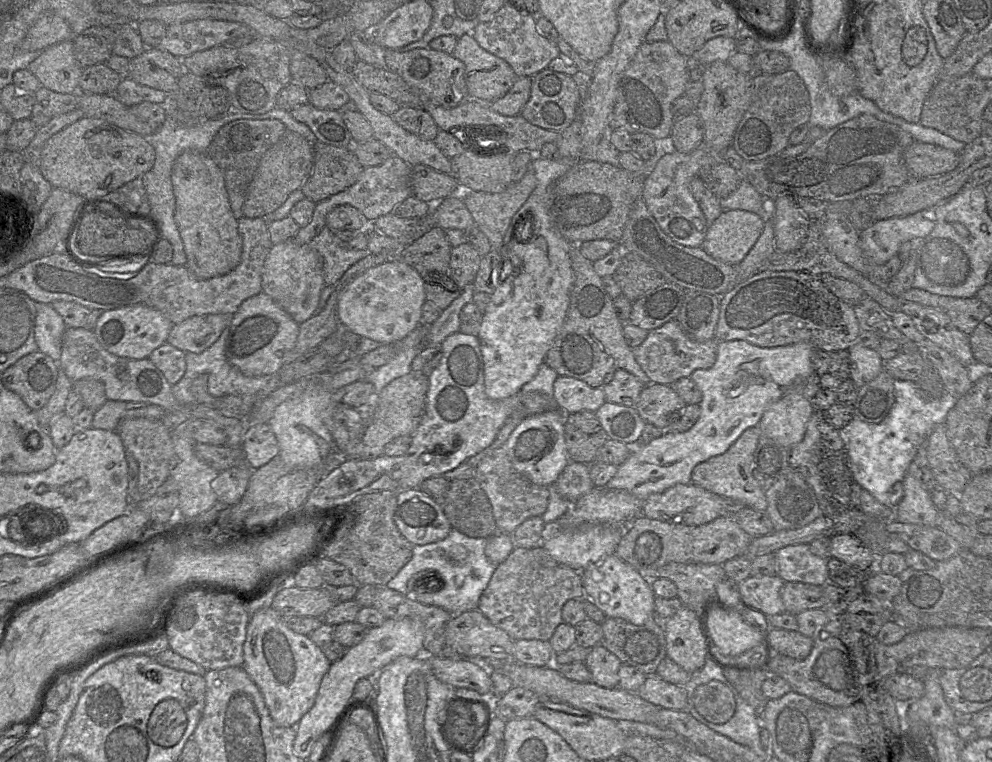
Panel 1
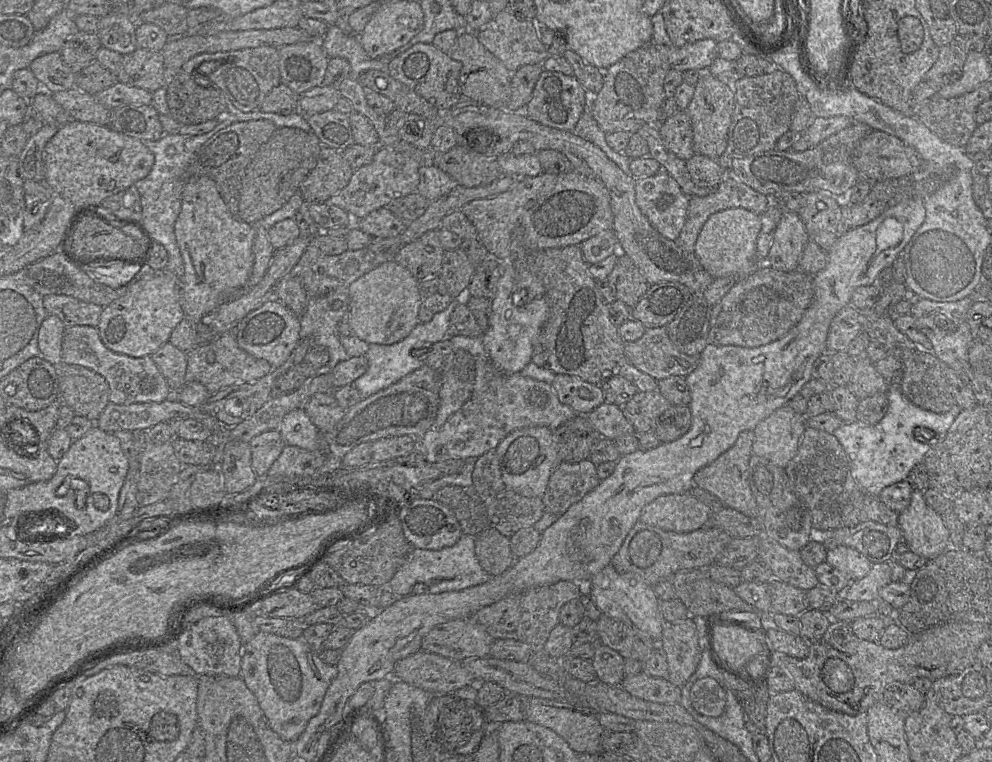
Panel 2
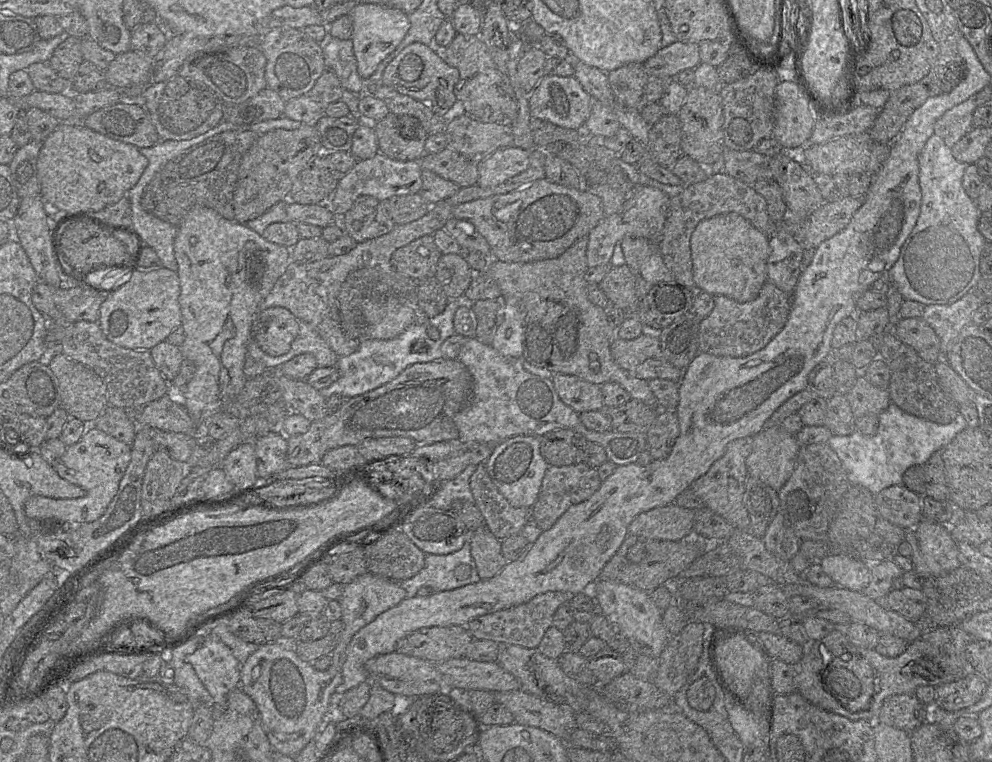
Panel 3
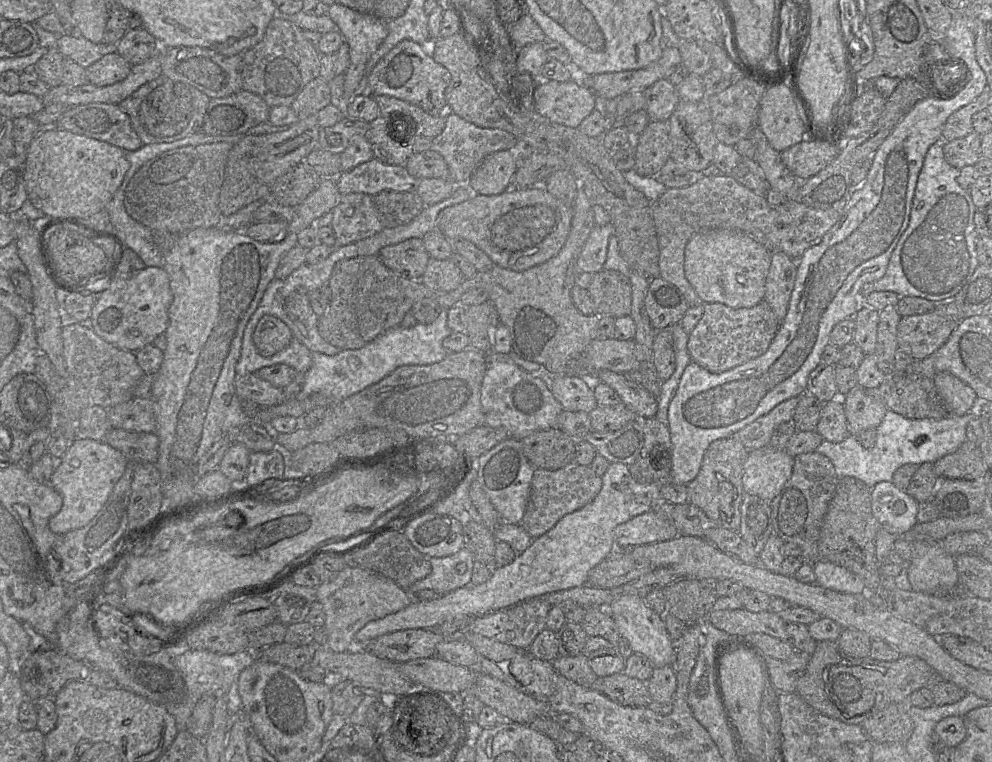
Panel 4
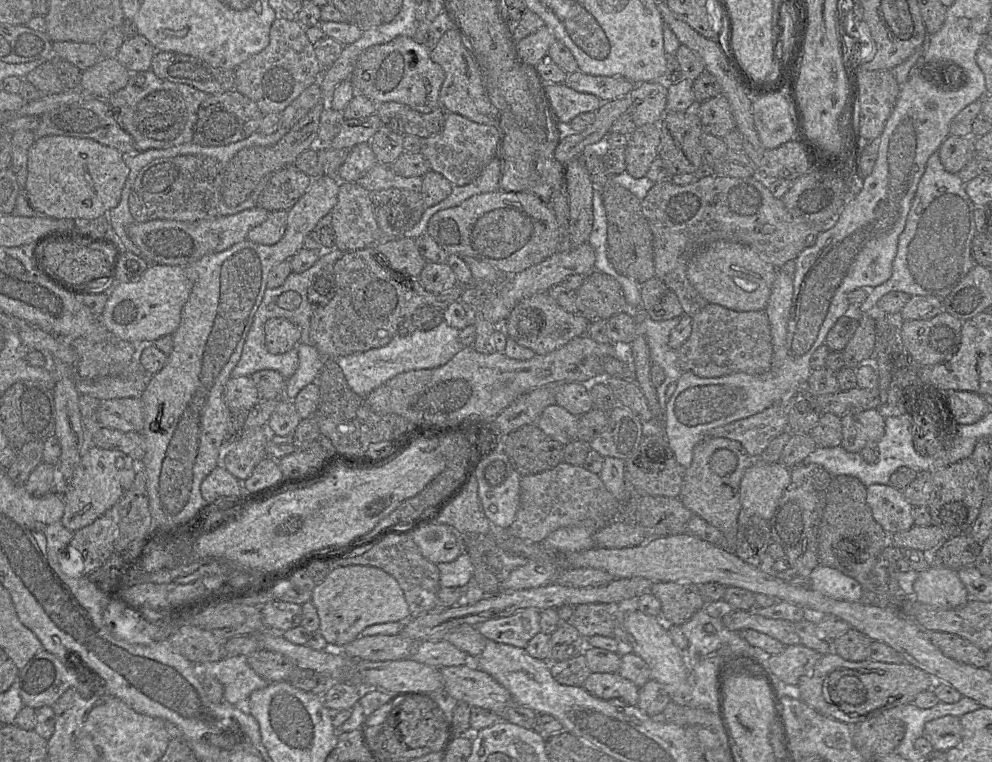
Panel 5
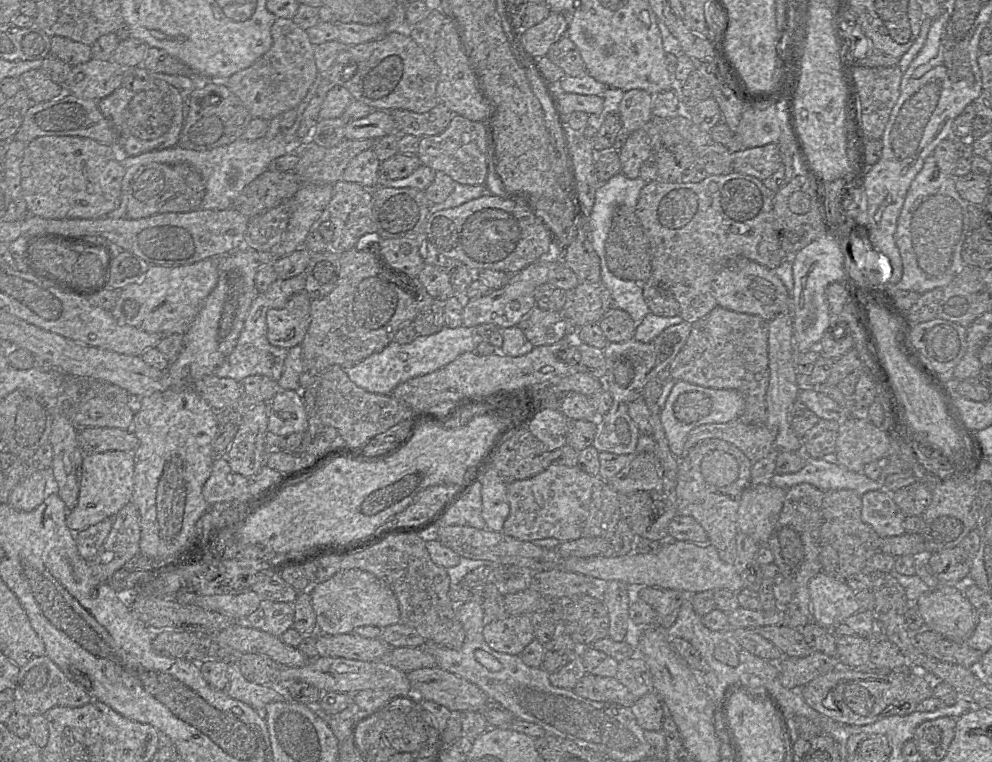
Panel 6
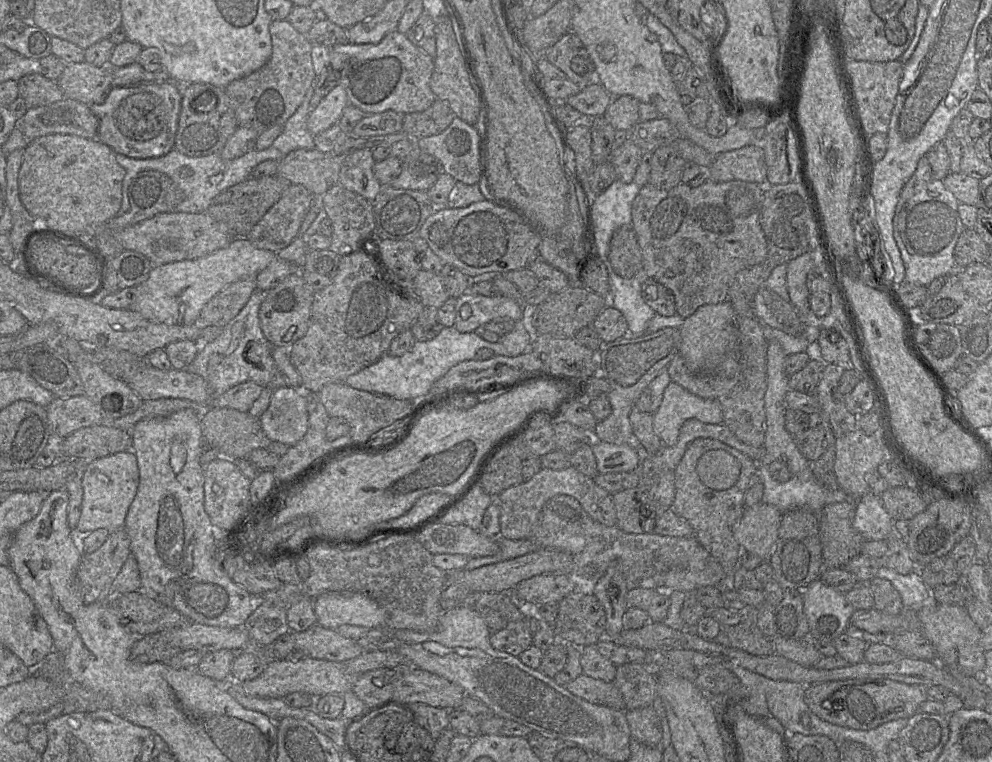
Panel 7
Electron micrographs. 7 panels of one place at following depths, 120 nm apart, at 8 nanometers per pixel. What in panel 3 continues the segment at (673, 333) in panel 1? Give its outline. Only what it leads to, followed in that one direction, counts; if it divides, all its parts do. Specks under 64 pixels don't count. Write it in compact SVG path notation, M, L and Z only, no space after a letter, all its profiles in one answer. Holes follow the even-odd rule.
M647 329L647 332L632 340L616 337L611 343L610 352L616 364L631 375L647 381L669 379L677 382L679 387L682 370L665 358L656 332Z

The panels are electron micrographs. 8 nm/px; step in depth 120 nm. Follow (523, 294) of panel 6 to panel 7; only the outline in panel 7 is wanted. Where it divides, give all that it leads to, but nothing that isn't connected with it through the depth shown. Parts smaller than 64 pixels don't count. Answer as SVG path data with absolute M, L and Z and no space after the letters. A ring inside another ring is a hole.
M467 291L456 298L455 310L456 315L453 327L461 333L473 332L497 317L509 317L514 321L520 321L523 318L523 309L515 300L503 295L486 297L471 291Z

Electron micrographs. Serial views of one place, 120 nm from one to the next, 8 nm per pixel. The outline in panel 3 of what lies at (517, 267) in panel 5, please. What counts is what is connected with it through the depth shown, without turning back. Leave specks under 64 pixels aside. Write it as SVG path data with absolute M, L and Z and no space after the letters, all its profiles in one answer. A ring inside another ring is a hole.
M542 178L524 187L508 192L506 194L494 195L487 198L480 198L480 199L459 204L452 208L452 217L459 220L468 221L475 226L476 230L488 242L491 248L492 260L499 260L502 262L532 262L532 261L552 259L552 258L559 257L579 239L581 239L584 236L588 236L591 230L594 229L599 224L599 222L605 217L605 215L604 215L601 199L596 194L589 191L588 187L579 187L579 188L566 187L566 186L562 186L554 182L551 182L547 178Z

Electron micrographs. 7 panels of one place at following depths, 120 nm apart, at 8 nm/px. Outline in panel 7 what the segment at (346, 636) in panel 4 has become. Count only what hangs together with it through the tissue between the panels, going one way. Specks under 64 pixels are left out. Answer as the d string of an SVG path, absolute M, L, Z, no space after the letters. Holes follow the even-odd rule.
M325 592L313 599L316 623L327 629L336 630L344 624L374 628L384 626L386 611L373 599L355 592Z

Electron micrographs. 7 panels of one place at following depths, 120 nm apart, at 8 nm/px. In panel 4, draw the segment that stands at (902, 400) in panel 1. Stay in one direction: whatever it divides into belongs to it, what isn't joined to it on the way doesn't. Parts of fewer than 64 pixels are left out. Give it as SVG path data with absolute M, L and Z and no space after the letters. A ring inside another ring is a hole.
M888 409L876 428L876 442L872 448L863 447L858 437L849 435L837 443L823 440L815 451L830 459L838 478L852 476L872 489L879 482L892 482L896 470L905 464L935 463L955 452L967 440L966 426L974 417L975 409L962 416L949 414L943 419L910 419Z

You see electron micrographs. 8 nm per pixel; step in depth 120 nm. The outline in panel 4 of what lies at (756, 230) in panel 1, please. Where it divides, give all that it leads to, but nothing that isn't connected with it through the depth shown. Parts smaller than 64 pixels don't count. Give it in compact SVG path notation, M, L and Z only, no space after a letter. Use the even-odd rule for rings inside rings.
M710 229L694 234L685 247L684 272L703 303L751 308L764 299L771 253L743 232Z

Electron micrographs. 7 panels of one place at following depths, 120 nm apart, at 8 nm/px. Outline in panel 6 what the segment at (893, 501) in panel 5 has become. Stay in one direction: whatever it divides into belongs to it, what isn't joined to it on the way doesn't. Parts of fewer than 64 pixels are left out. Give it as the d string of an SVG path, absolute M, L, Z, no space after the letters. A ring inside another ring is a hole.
M886 489L872 490L862 495L861 518L881 538L904 534L905 517L891 492Z

